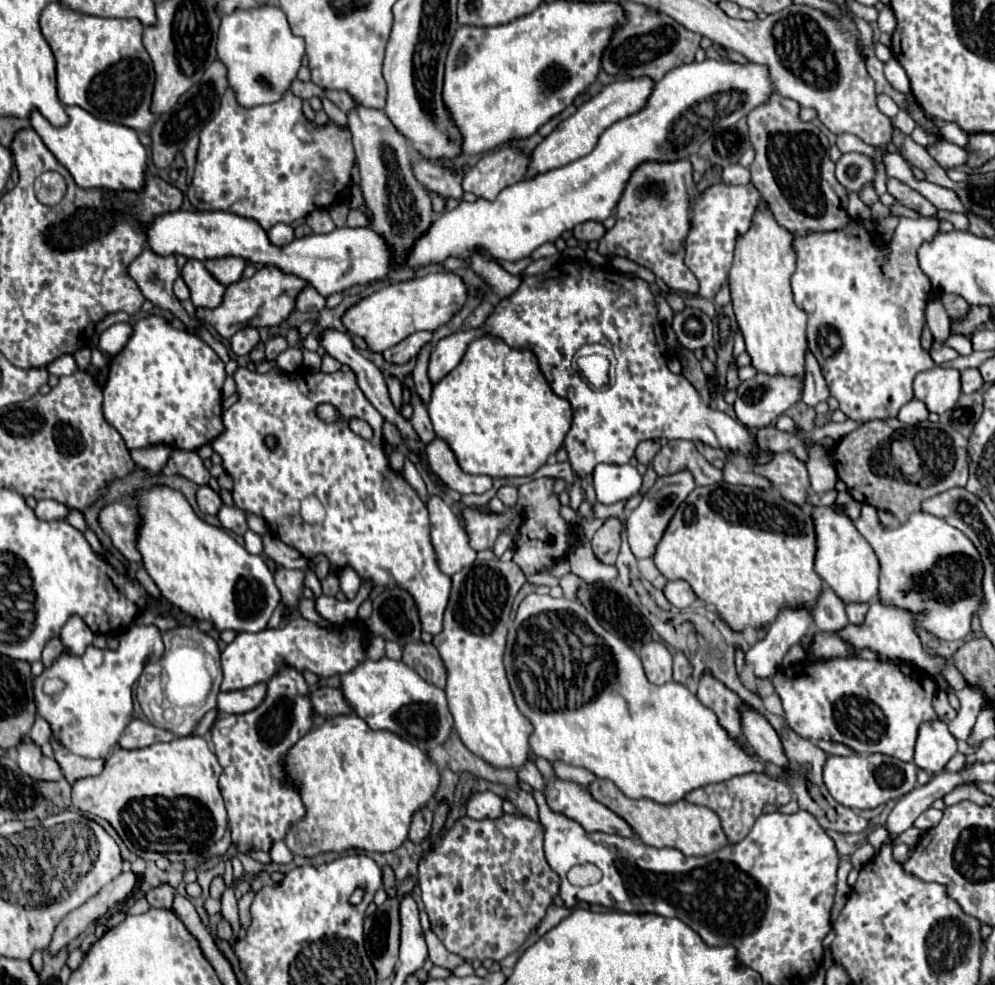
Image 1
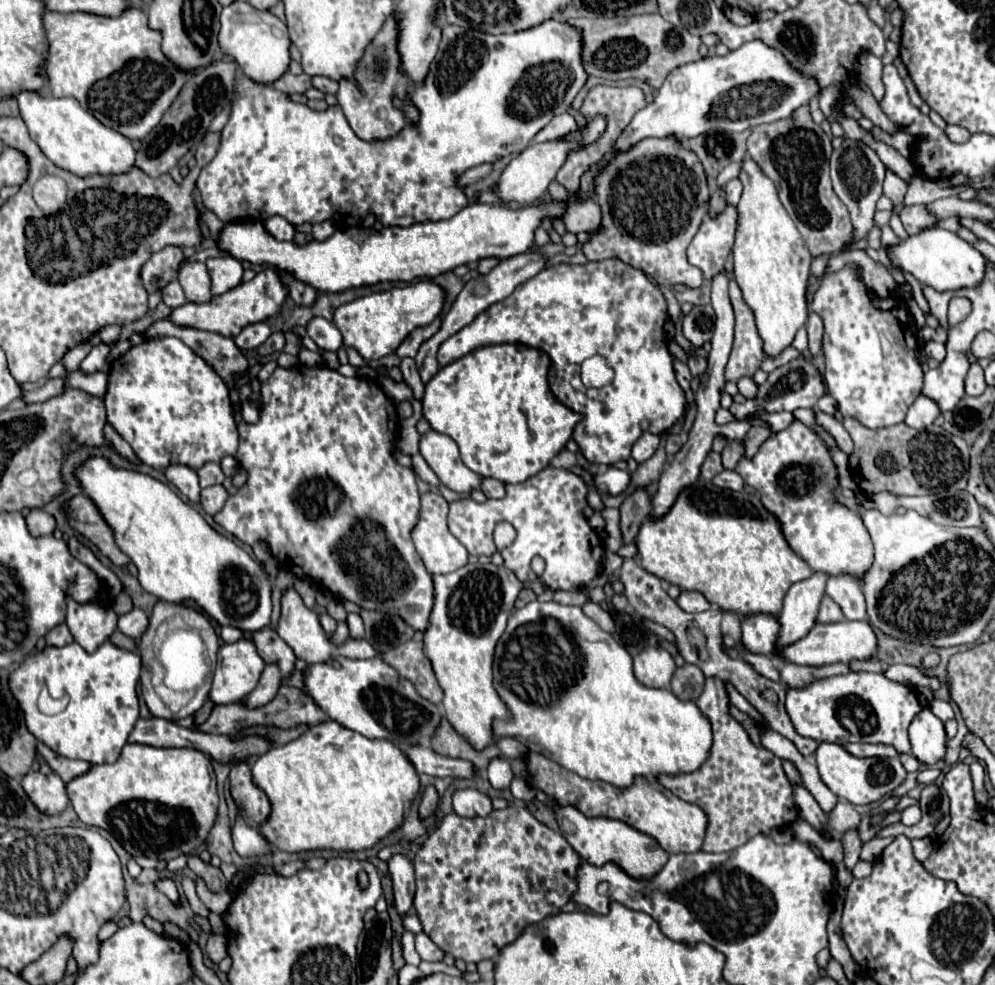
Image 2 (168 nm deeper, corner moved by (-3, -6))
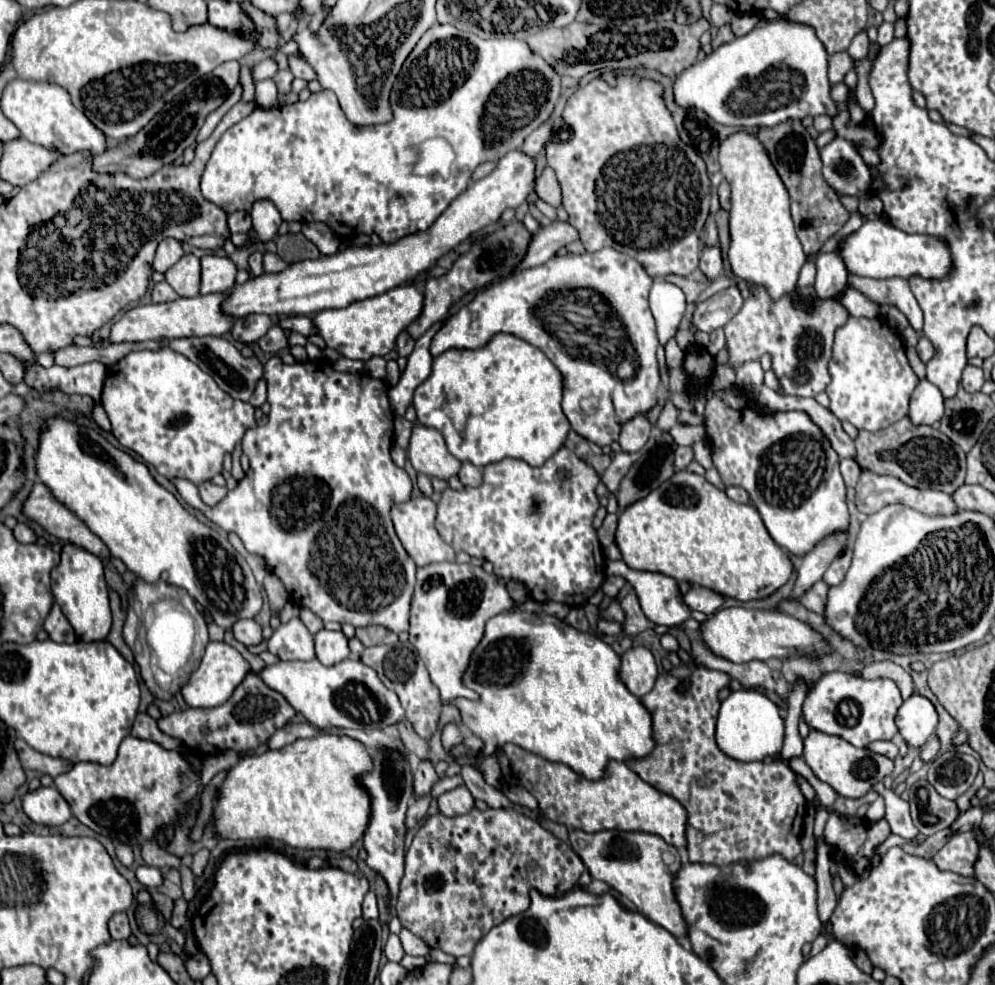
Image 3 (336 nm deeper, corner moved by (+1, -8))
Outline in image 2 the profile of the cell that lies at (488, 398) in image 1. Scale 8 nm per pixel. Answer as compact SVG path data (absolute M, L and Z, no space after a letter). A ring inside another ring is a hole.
M504 343L480 347L450 365L438 369L438 373L426 383L422 409L430 427L438 433L452 437L460 447L460 457L480 477L492 477L502 483L522 483L528 477L548 467L572 437L574 425L580 415L564 407L548 385L550 357L534 347L522 343Z

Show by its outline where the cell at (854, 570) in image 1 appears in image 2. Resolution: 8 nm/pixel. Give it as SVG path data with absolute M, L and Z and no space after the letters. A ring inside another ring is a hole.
M792 421L786 429L770 435L760 445L758 453L752 459L742 457L734 467L734 471L742 475L746 485L754 487L760 493L762 505L776 517L776 521L780 521L780 529L790 549L796 555L800 555L810 565L812 571L826 571L828 575L854 573L860 579L862 573L872 565L874 547L860 515L848 509L846 505L842 505L834 495L834 489L838 487L840 479L838 479L836 465L830 457L830 451L820 441L820 437L802 421Z

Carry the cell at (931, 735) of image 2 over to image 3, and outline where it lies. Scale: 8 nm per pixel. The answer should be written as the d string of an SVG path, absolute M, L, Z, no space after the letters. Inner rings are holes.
M916 693L910 699L906 699L900 707L896 715L896 725L910 747L922 747L928 741L928 737L936 731L938 715L934 705L926 697Z

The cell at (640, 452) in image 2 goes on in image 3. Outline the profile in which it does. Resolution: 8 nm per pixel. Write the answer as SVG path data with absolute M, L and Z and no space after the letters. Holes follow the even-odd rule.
M642 415L632 419L632 423L624 423L624 431L620 433L620 439L618 439L622 451L626 451L626 453L640 451L646 445L650 431L652 431L652 425Z

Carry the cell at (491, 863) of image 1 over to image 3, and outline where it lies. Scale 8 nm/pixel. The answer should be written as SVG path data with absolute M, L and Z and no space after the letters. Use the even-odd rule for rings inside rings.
M472 809L468 815L458 817L436 813L424 821L406 853L406 871L400 881L396 911L402 925L432 949L442 949L454 957L472 955L480 939L492 927L530 907L532 889L546 897L560 897L578 885L584 869L582 859L568 843L556 839L538 821L514 809Z

